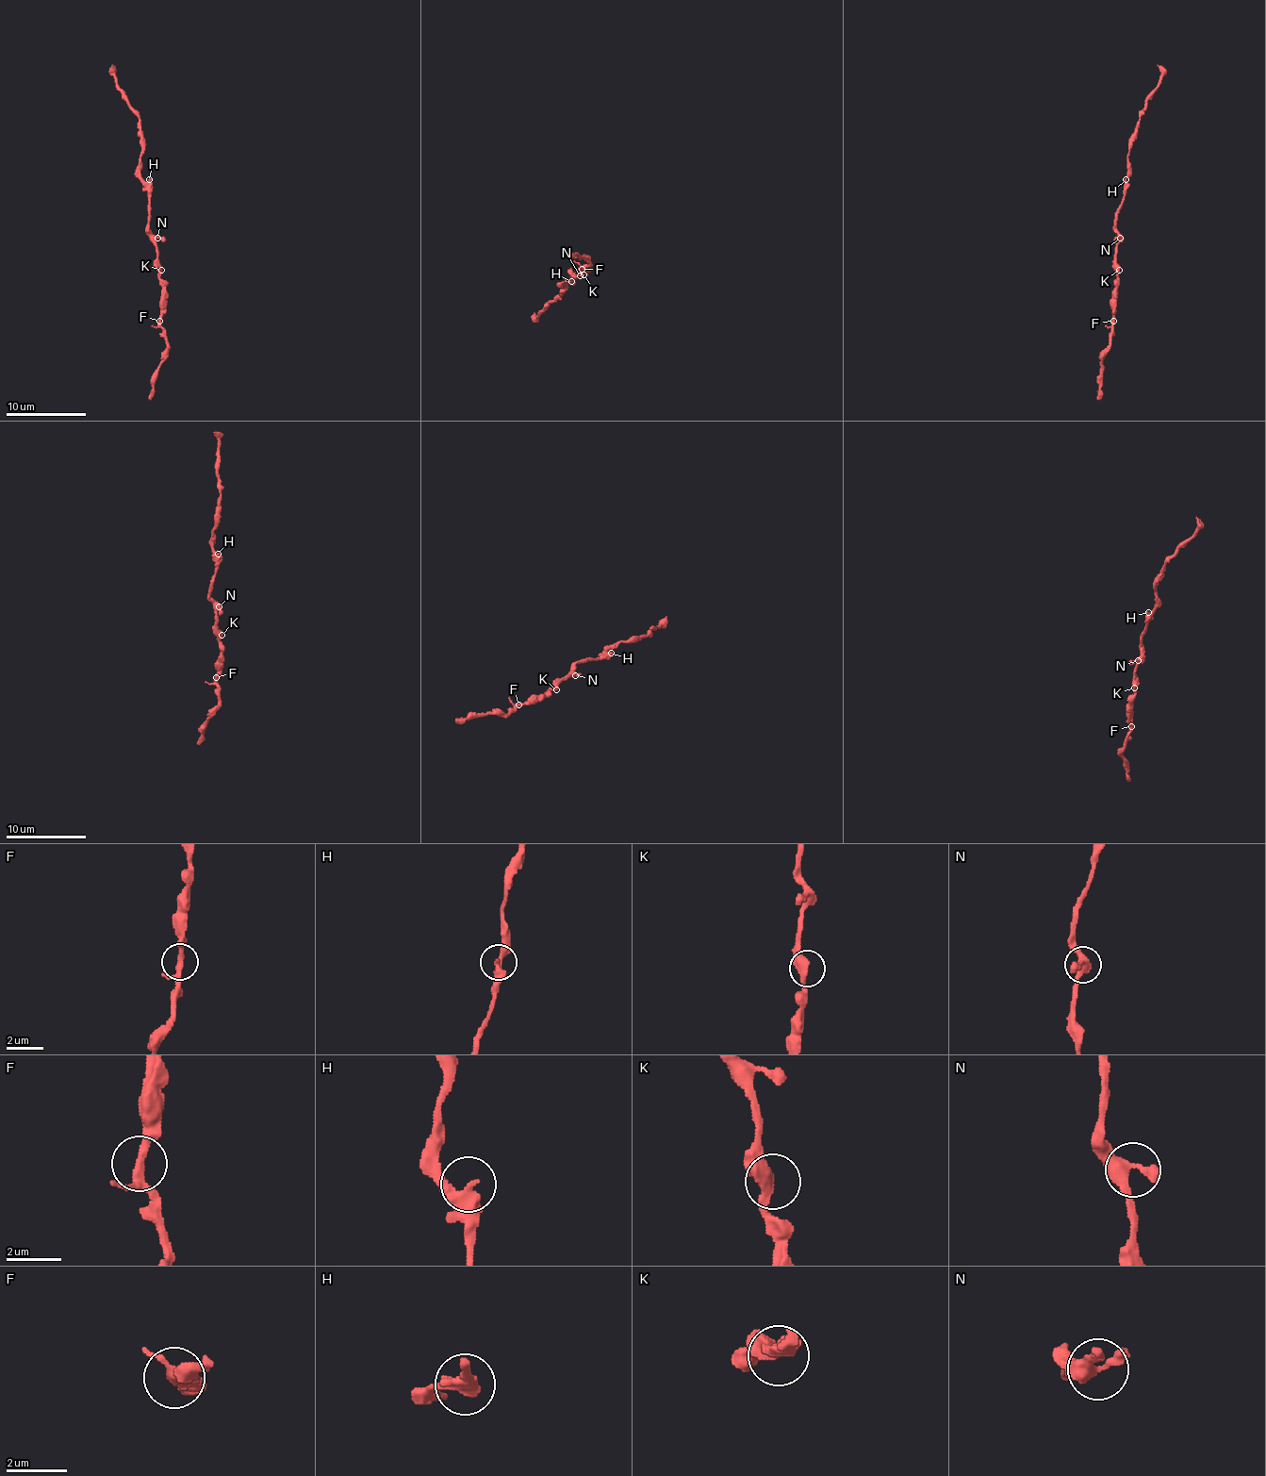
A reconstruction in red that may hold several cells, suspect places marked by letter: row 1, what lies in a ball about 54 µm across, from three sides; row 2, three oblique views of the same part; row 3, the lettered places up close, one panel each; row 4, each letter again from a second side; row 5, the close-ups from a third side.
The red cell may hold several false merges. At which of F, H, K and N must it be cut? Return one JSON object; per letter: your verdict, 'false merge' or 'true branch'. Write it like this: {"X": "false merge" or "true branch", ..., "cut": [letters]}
{"F": "true branch", "H": "true branch", "K": "true branch", "N": "true branch", "cut": []}

